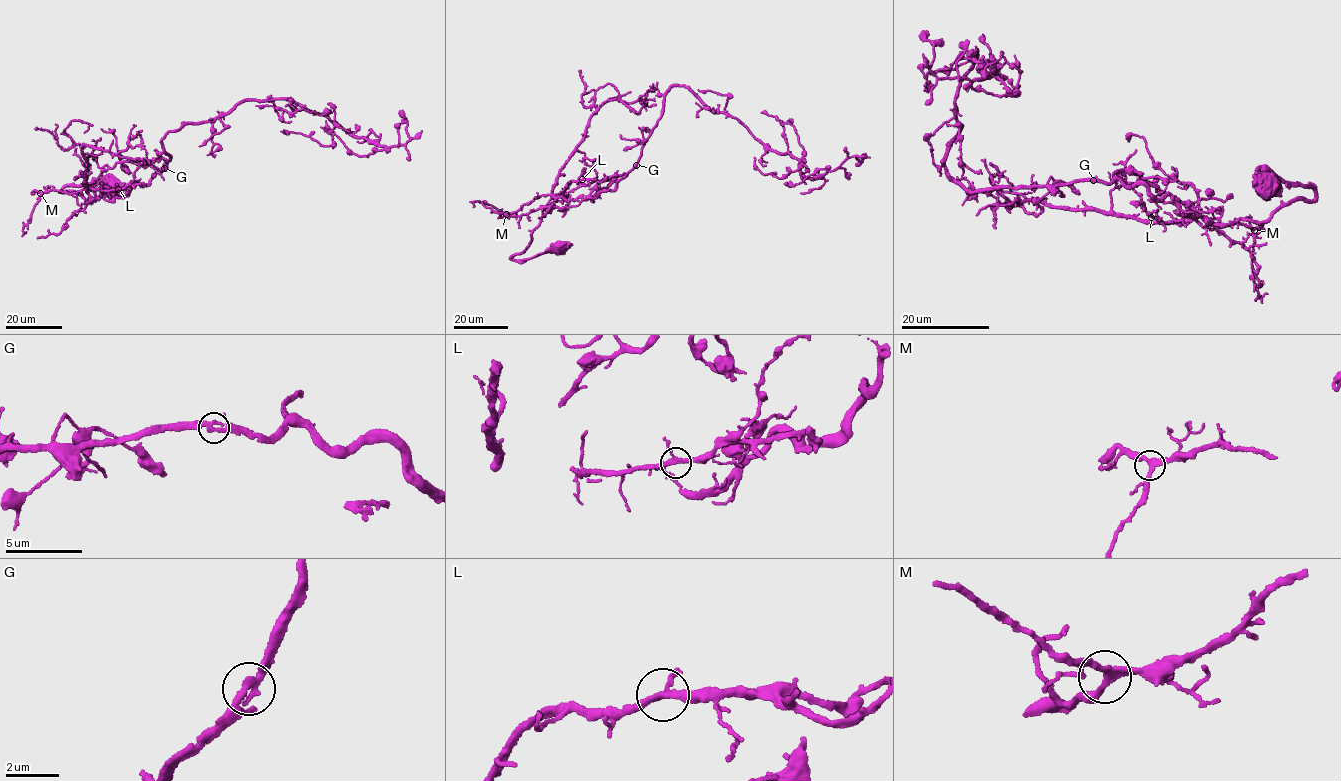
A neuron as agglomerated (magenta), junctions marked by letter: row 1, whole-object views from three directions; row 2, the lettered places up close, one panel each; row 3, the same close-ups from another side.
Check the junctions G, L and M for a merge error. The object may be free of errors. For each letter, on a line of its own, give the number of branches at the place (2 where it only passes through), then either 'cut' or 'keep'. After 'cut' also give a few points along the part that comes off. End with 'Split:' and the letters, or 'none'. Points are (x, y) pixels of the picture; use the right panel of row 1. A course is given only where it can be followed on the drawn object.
G: 3 | keep
L: 3 | keep
M: 3 | keep
Split: none

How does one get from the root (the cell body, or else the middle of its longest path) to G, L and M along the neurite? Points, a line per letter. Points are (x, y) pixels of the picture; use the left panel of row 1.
G: (112, 187), (97, 182), (60, 191), (75, 191), (86, 203), (88, 198), (124, 197), (164, 168)
L: (112, 187), (97, 182), (60, 191), (75, 191), (86, 203), (95, 198), (94, 190), (118, 189)
M: (112, 187), (104, 182), (60, 190), (75, 191), (86, 203), (95, 198), (89, 188), (40, 193)

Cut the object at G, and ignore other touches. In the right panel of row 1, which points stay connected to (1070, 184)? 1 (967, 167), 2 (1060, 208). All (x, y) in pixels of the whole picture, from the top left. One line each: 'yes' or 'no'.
1: yes
2: no

